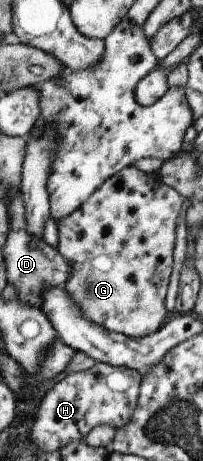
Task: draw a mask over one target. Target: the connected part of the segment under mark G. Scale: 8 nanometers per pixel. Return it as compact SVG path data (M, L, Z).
M131 165L104 180L79 208L57 223L55 250L72 268L71 278L62 288L86 320L108 332L131 338L149 336L163 326L169 317L164 299L173 263L174 230L182 202L182 196L160 182L156 173L145 174Z

